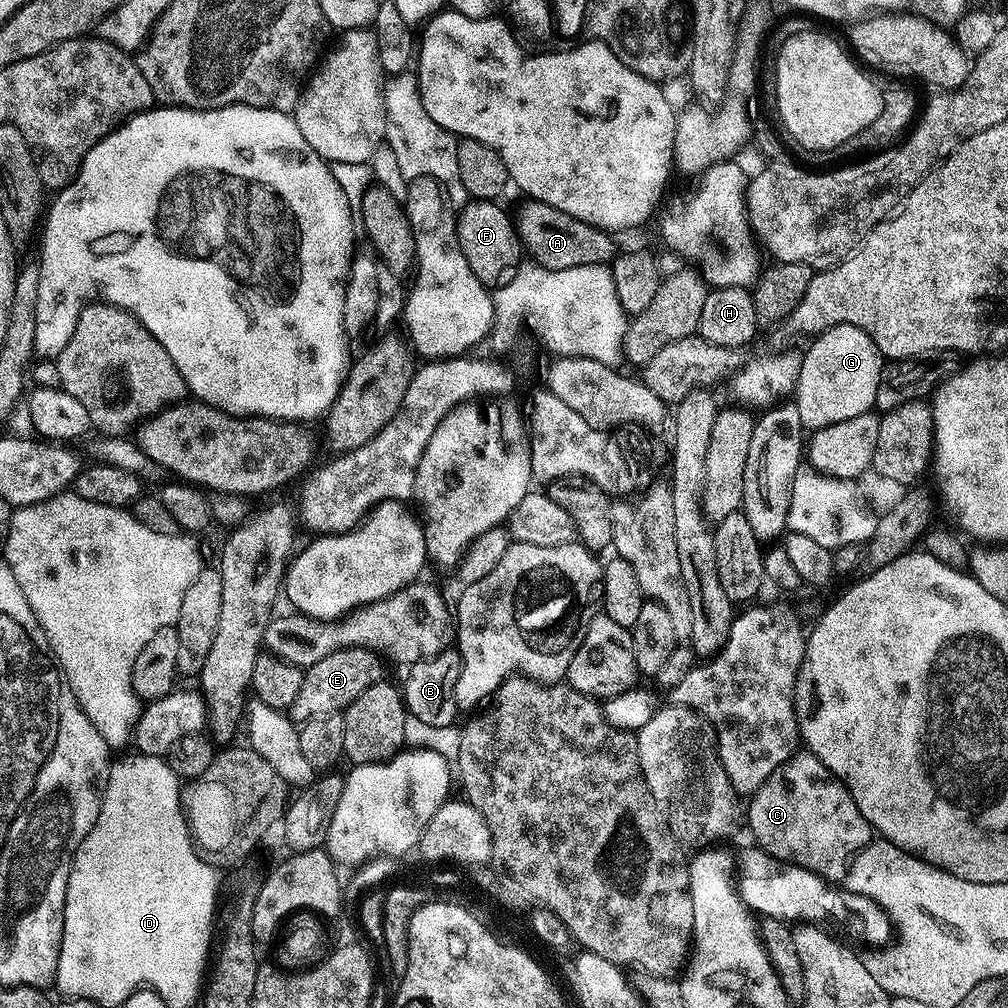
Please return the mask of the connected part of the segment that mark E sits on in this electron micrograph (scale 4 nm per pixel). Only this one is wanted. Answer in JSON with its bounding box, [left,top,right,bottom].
[286,647,382,726]

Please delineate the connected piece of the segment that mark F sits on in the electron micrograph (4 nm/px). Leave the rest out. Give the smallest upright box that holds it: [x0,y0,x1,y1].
[456,199,521,286]

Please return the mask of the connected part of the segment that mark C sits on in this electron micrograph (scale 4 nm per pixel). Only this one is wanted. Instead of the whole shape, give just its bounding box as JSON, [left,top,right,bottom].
[747,750,874,882]

